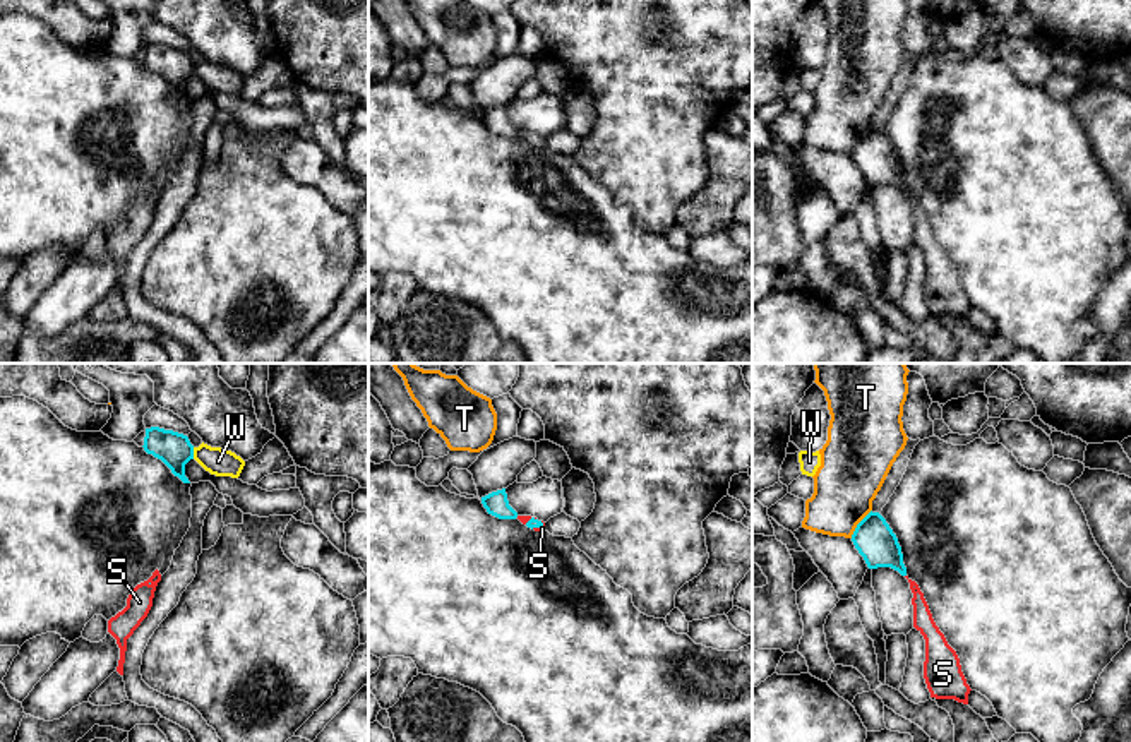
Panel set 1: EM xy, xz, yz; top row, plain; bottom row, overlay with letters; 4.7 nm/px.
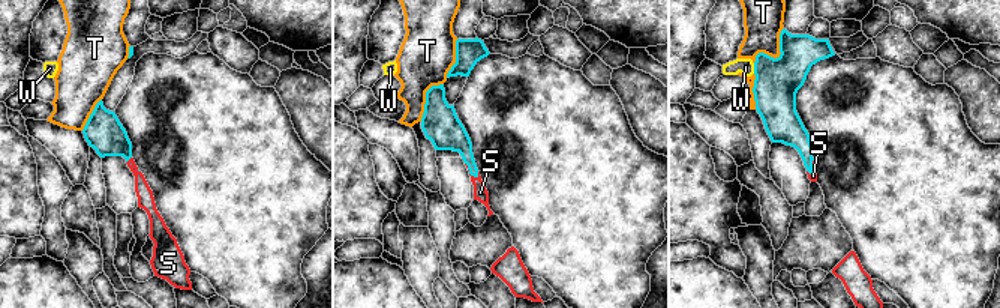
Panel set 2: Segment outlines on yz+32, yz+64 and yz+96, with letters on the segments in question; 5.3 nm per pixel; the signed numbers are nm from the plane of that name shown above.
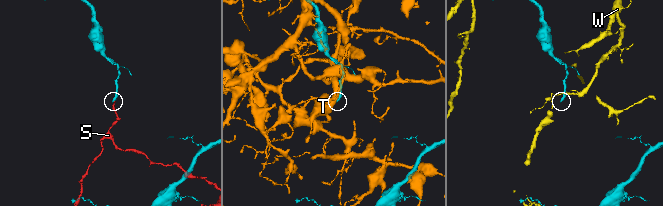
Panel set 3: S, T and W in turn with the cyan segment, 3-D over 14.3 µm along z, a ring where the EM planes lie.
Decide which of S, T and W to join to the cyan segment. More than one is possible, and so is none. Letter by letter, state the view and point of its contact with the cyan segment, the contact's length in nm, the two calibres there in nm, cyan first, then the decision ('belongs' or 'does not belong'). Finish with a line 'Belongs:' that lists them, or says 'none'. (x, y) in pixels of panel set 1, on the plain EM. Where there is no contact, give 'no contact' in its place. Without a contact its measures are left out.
S: xz (537, 143) | 70 nm | 50/20 nm | belongs
T: yz (859, 139) | 170 nm | 190/300 nm | does not belong
W: xy (192, 69) | 60 nm | 160/130 nm | does not belong
Belongs: S

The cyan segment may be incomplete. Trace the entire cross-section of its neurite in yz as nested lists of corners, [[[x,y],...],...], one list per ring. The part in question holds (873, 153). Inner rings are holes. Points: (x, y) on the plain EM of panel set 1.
[[[869,129],[855,144],[852,158],[869,185],[891,183],[907,192],[896,151],[879,129]]]

